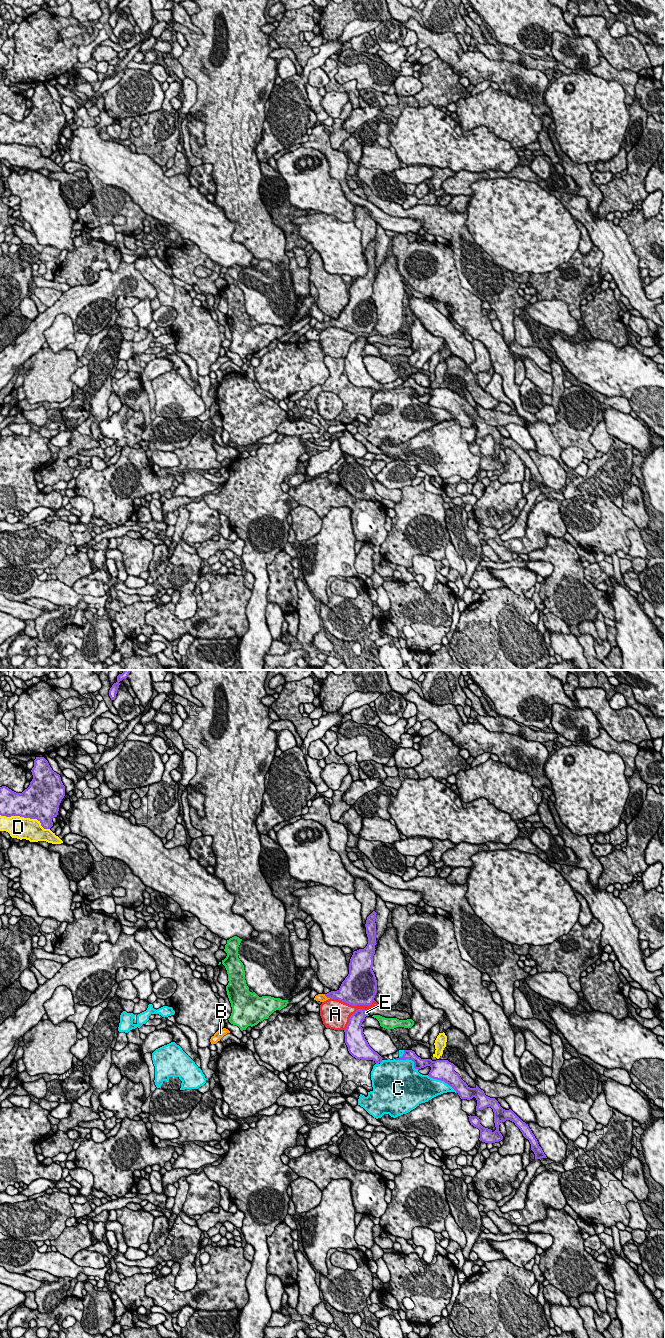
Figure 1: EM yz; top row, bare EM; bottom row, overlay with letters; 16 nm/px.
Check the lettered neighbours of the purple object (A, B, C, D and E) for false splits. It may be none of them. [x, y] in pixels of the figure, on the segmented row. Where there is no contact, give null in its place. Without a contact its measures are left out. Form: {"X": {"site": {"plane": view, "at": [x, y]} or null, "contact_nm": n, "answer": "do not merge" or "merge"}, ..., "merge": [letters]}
{"A": {"site": {"plane": "yz", "at": [352, 1005]}, "contact_nm": 700, "answer": "do not merge"}, "B": {"site": {"plane": "yz", "at": [327, 997]}, "contact_nm": 120, "answer": "merge"}, "C": {"site": {"plane": "yz", "at": [442, 1080]}, "contact_nm": 550, "answer": "do not merge"}, "D": {"site": {"plane": "yz", "at": [25, 817]}, "contact_nm": 850, "answer": "do not merge"}, "E": {"site": {"plane": "yz", "at": [365, 1014]}, "contact_nm": 70, "answer": "do not merge"}, "merge": ["B"]}

